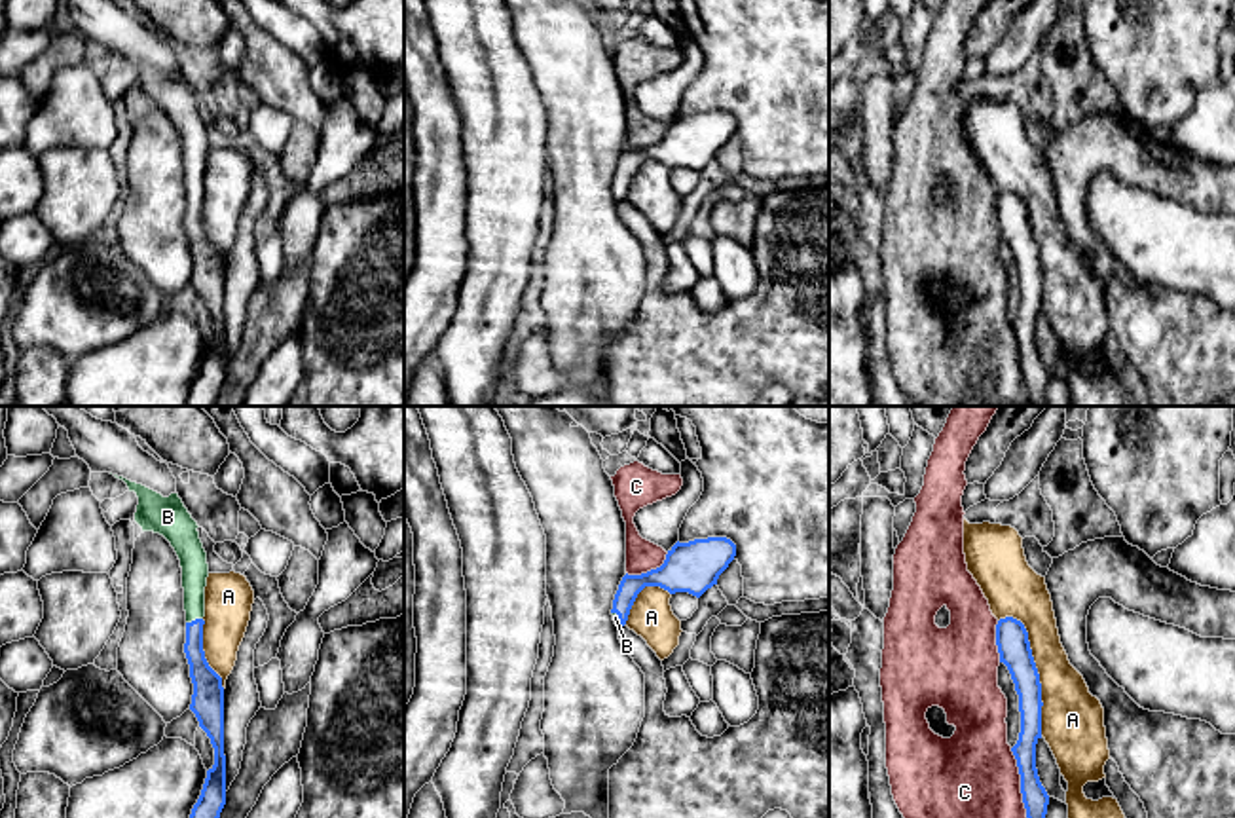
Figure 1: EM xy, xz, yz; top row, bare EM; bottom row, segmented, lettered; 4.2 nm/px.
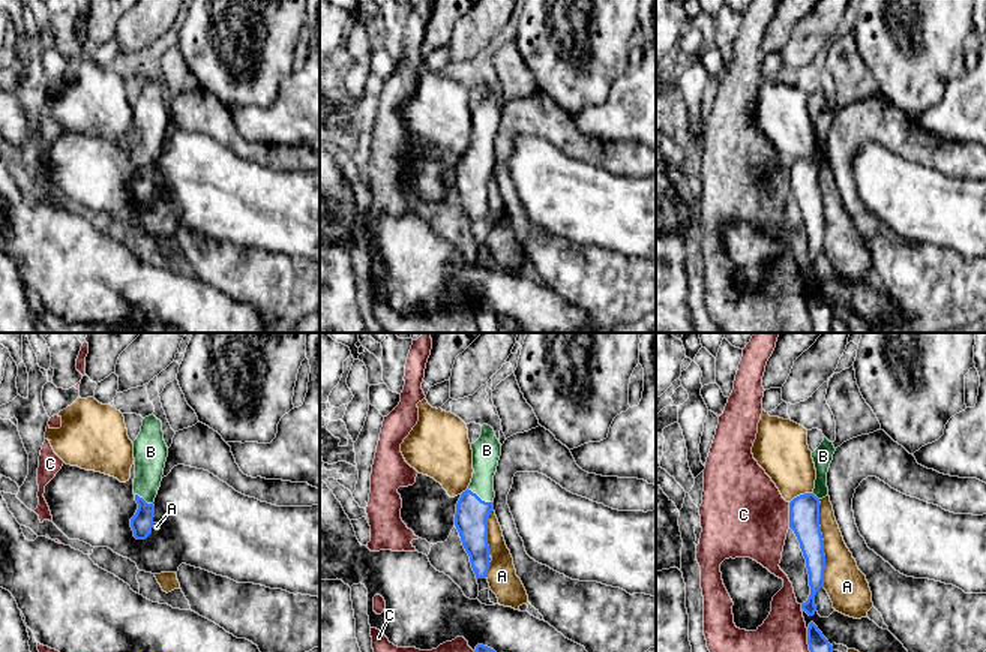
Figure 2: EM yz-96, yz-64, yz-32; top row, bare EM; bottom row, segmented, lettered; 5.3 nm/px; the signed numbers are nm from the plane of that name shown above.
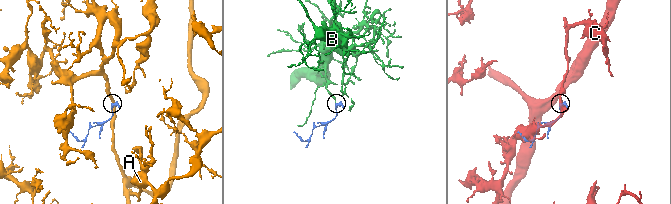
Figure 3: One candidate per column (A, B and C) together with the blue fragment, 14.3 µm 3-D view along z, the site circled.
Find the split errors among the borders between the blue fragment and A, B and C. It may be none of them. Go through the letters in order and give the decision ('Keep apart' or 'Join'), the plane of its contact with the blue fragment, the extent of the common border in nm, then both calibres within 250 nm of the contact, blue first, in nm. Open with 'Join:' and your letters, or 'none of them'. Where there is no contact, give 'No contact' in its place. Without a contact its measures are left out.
Join: B
A: Keep apart. Touches blue in yz. Shared border 550 nm. Thickness 140 nm (blue) against 260 nm
B: Join. Touches blue in xy. Shared border 80 nm. Thickness 100 nm (blue) against 110 nm
C: Keep apart. Touches blue in yz. Shared border 300 nm. Thickness 110 nm (blue) against 360 nm

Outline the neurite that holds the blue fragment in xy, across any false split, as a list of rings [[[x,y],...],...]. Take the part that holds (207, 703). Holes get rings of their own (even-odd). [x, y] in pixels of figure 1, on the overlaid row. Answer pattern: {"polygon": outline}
{"polygon": [[[114,474],[123,480],[129,492],[135,492],[138,497],[135,522],[142,528],[142,531],[154,531],[163,535],[171,547],[175,548],[180,567],[182,567],[182,588],[184,588],[184,611],[186,611],[186,643],[184,653],[190,664],[190,678],[194,683],[194,695],[190,710],[195,714],[199,727],[211,738],[214,748],[214,765],[207,771],[207,778],[201,790],[197,803],[192,809],[190,818],[220,818],[220,812],[226,805],[226,755],[224,755],[224,687],[222,678],[209,666],[203,651],[203,617],[205,617],[205,586],[209,577],[207,552],[199,539],[197,522],[192,518],[188,509],[184,507],[178,493],[171,493],[163,497],[161,493],[131,482],[123,476]]]}

